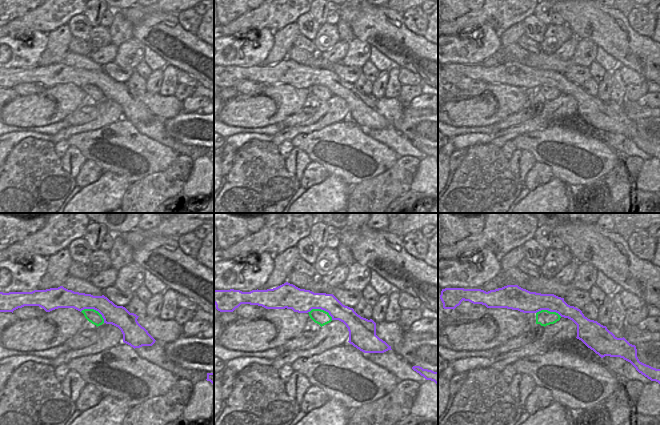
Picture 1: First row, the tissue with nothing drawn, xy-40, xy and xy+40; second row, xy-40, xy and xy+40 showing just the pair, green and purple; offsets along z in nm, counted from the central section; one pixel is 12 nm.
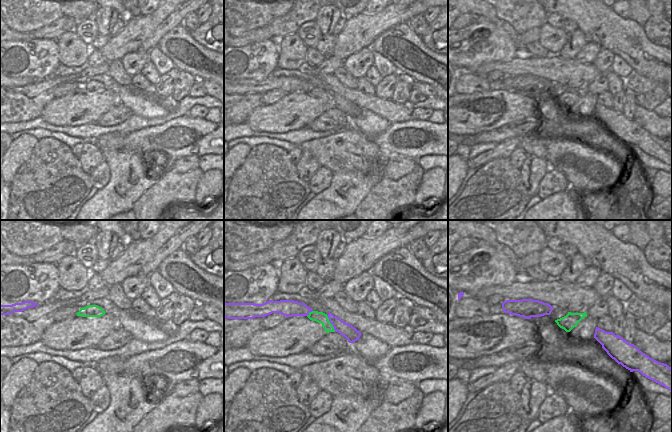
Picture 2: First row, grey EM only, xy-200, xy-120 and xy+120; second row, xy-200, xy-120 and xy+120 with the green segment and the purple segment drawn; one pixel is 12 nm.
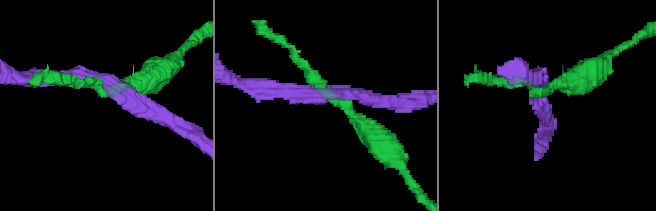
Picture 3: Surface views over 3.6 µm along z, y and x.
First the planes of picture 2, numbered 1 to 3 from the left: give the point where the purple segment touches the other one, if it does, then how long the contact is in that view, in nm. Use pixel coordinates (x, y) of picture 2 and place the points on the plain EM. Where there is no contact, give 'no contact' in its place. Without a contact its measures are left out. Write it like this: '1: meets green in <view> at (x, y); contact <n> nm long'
1: no contact
2: meets green in xy-120 at (330, 99); contact 240 nm long
3: no contact

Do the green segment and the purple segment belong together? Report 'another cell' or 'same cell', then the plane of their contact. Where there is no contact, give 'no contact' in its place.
another cell; meets green in xy-40

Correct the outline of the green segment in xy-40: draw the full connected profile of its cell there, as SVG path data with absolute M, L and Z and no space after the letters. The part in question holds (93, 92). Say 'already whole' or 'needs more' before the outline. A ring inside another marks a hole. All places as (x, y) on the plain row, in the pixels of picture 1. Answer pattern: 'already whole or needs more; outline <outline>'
already whole; outline M84 85L81 87L85 94L97 103L104 99L102 91L94 85Z

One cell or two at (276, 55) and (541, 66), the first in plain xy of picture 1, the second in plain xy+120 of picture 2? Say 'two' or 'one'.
two

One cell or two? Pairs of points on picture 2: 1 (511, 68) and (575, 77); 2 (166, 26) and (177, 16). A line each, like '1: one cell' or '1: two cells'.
1: one cell
2: one cell

